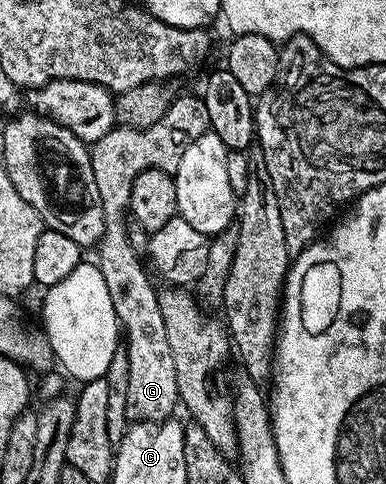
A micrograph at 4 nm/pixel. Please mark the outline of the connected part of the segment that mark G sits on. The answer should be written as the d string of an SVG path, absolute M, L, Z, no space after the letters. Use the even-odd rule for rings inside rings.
M177 95L174 96L173 106L165 112L165 118L159 123L146 129L114 127L107 135L103 135L103 139L91 145L91 171L95 175L95 187L99 187L99 199L103 199L105 212L105 230L95 249L95 264L103 271L103 280L107 283L107 292L111 294L111 303L115 303L117 324L121 326L123 334L129 372L125 420L129 423L170 420L174 416L173 408L179 405L174 356L167 343L167 332L157 298L158 290L149 282L150 274L142 258L127 241L125 223L129 210L129 192L143 171L158 169L164 173L176 173L187 147L191 147L199 135L208 132L210 128L204 96Z

